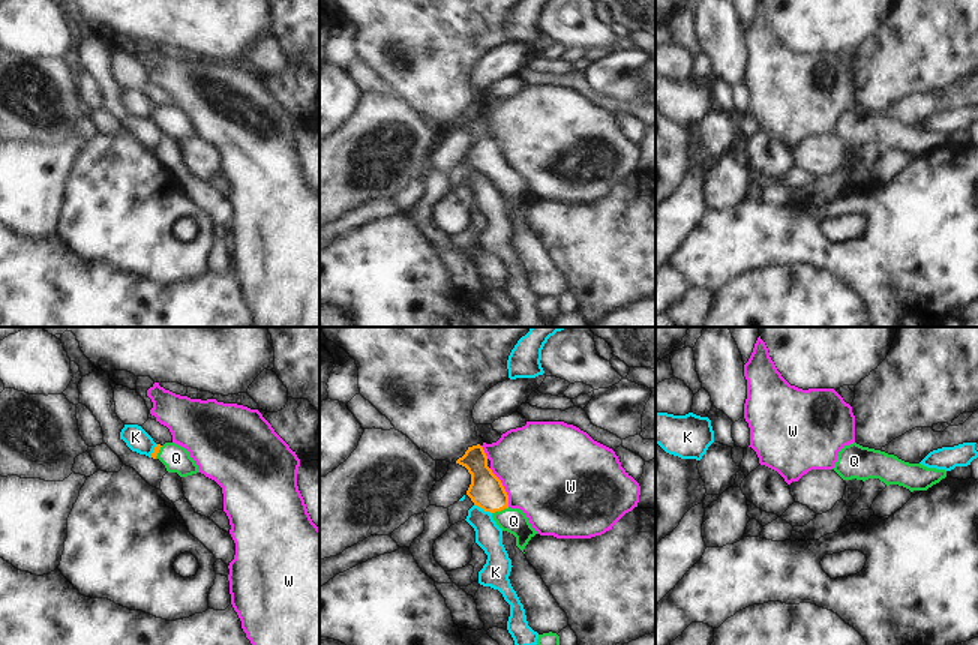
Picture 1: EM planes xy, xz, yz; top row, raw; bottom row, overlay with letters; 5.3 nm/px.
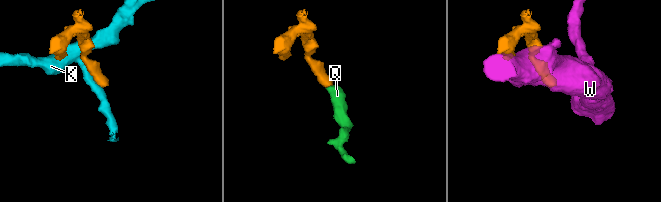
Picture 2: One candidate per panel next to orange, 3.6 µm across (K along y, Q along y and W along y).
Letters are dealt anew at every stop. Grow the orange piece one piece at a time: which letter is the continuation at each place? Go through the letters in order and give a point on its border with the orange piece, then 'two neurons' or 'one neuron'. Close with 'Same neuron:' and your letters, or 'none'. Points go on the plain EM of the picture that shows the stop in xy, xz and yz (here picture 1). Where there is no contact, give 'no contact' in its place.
K: meets orange in xz at (483, 173); two neurons
Q: meets orange in xz at (500, 174); one neuron
W: meets orange in xz at (503, 152); two neurons
Same neuron: Q

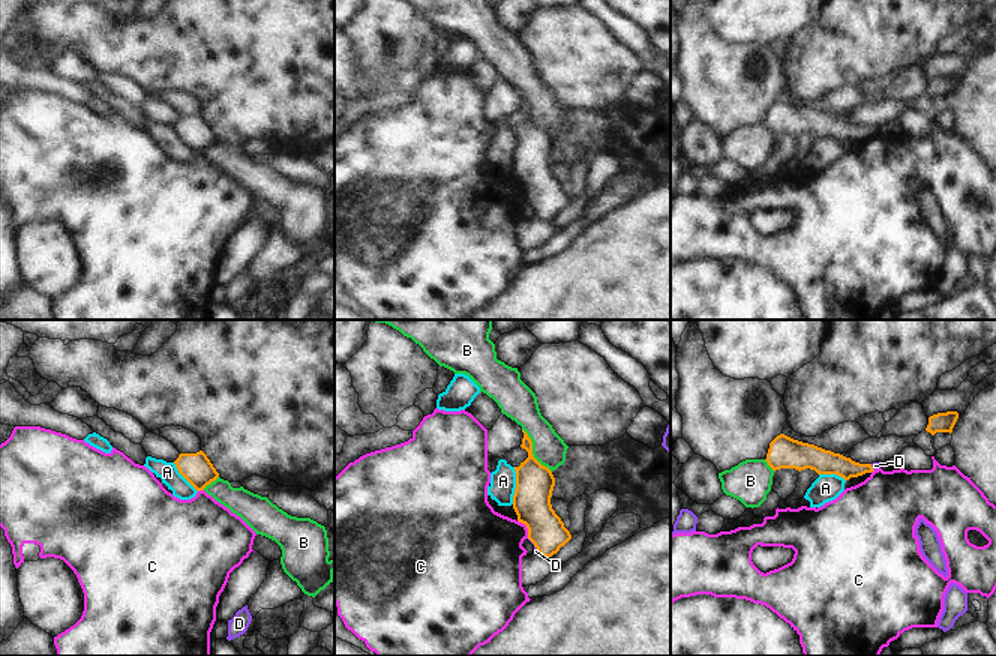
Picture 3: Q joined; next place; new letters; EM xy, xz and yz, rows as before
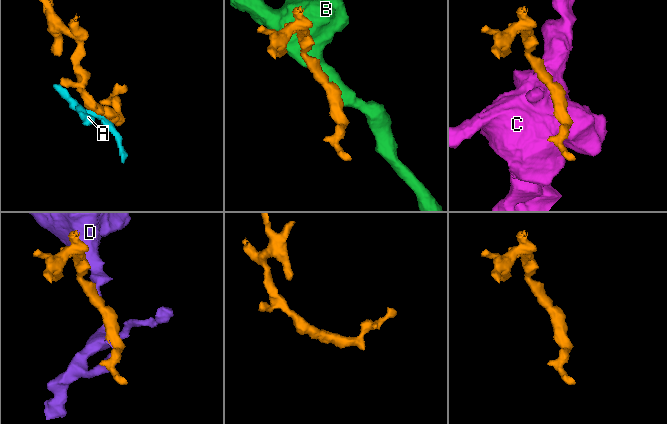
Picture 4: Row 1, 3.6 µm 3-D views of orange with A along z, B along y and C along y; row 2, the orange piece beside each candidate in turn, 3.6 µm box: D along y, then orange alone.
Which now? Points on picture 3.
A: meets orange in xz at (516, 149); two neurons
B: meets orange in xz at (531, 114); two neurons
C: meets orange in xz at (527, 191); two neurons
D: meets orange in xz at (534, 209); one neuron
Same neuron: D

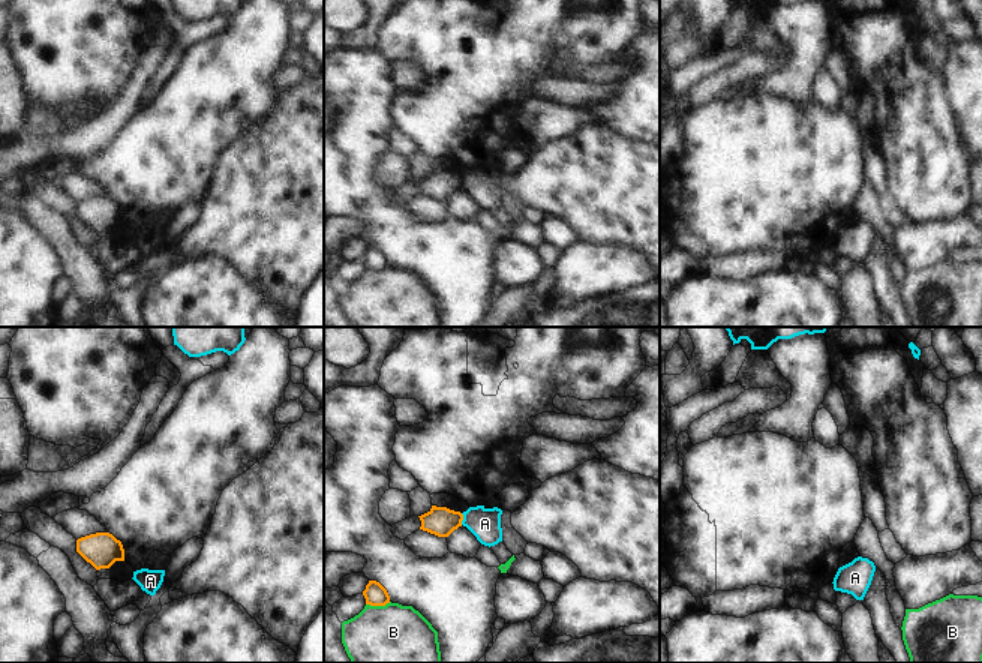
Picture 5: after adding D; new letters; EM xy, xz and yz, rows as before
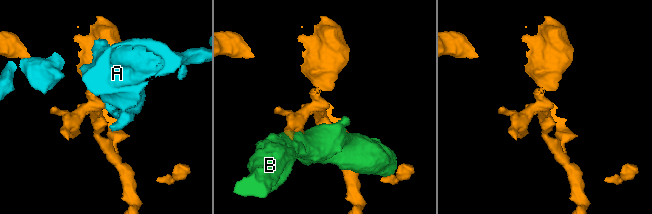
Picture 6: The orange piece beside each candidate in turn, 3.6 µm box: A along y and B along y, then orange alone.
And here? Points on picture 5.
A: meets orange in xz at (462, 183); two neurons
B: meets orange in xz at (378, 269); two neurons
Same neuron: none

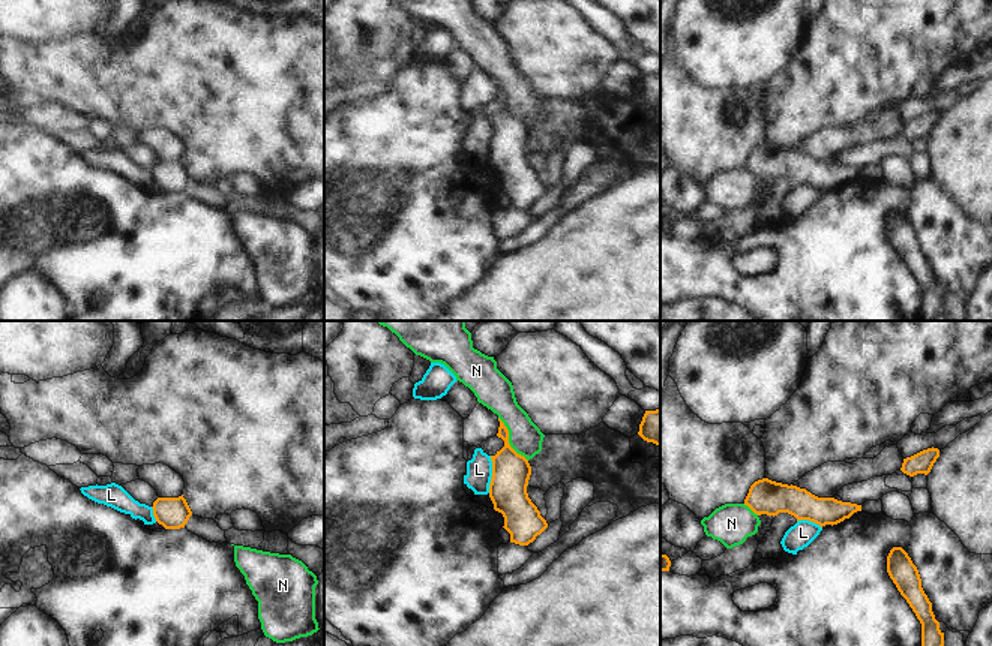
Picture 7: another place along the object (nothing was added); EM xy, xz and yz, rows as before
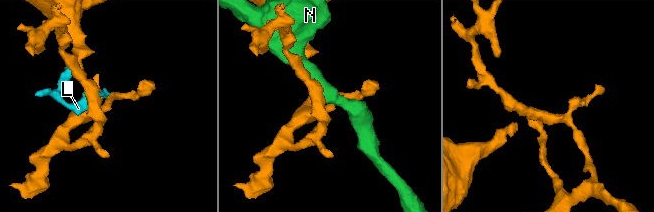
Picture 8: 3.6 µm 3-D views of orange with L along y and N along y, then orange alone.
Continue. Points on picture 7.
L: meets orange in xz at (492, 138); two neurons
N: meets orange in xz at (508, 104); two neurons
Same neuron: none

